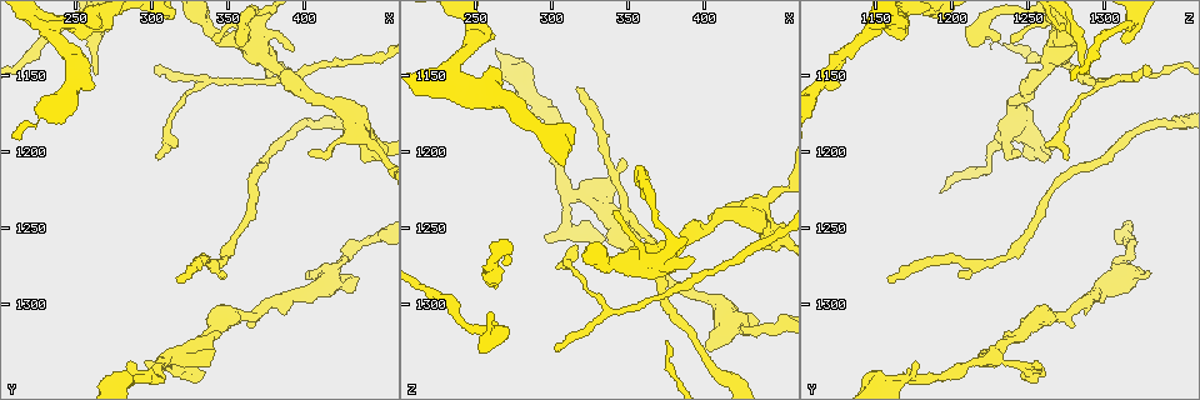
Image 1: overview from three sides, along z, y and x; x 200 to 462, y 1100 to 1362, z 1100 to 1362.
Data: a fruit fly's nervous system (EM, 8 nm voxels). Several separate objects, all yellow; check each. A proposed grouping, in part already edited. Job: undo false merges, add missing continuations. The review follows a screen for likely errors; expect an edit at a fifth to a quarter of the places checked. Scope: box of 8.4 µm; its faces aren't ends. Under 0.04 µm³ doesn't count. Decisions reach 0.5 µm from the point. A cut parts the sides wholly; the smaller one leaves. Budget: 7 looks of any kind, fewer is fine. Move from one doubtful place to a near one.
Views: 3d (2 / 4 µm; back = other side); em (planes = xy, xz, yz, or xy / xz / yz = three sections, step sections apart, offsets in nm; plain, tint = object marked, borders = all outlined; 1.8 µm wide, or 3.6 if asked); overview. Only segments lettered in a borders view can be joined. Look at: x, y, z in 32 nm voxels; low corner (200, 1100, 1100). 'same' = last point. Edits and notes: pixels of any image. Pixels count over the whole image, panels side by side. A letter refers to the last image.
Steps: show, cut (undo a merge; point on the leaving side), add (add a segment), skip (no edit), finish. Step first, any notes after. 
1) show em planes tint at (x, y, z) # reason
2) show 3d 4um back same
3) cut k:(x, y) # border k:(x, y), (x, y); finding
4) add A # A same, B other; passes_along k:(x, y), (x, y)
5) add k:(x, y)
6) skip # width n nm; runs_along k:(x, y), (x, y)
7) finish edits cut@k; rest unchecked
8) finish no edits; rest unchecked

show em planes borders at (300, 1144, 1330) # an open end

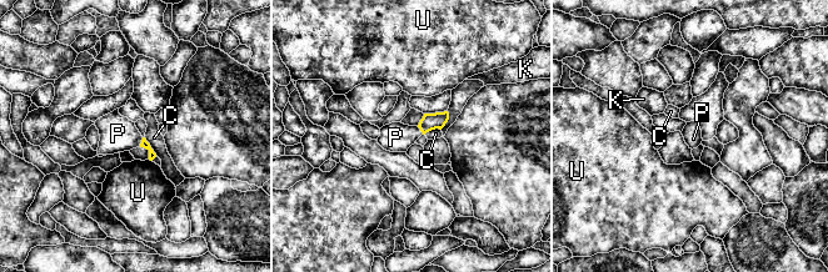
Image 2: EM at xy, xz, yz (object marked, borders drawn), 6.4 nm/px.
add P # C other, K other, P same, U other; passes_along 2:(144, 144), (141, 141), (118, 134); it goes on there

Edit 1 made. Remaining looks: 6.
show em yz step 16 borders at (318, 1284, 1158) # branch stops here

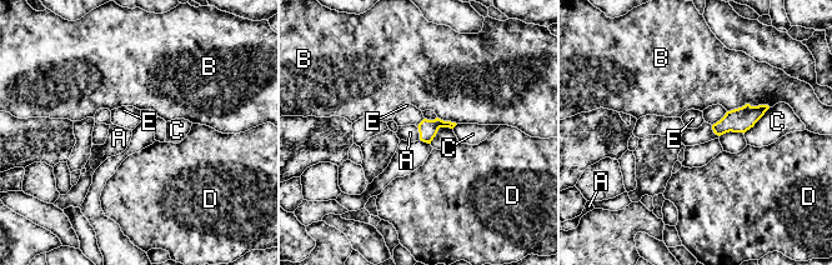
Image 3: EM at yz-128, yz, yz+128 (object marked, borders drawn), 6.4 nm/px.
show em planes borders same

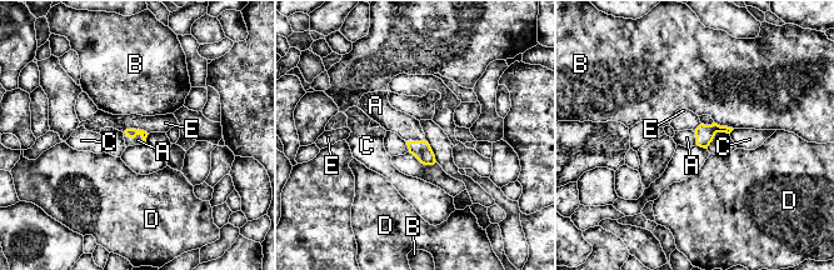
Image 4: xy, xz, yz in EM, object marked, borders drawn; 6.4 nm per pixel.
add A # A same, B other, C other, D other, E other; it goes on there

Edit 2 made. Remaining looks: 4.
show em 3.6um xy step 8 borders at (314, 1336, 1228) # a fork

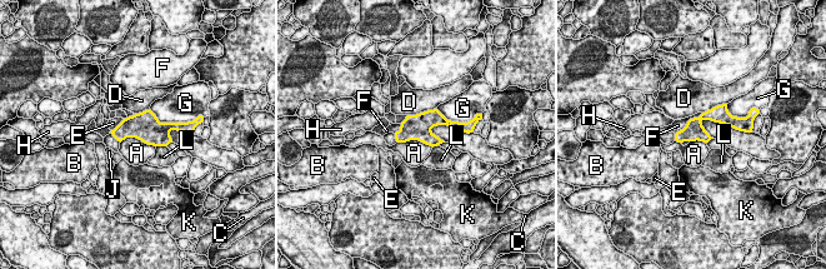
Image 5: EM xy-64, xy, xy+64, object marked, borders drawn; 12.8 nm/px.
show em 3.6um planes borders same # cut it another way

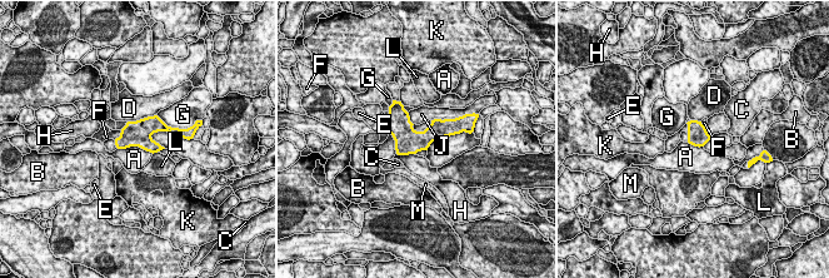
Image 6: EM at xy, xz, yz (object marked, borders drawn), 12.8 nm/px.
skip # width 260 nm; A other, B other, C other, D other, E other, F other, G other, H other, J other, K other, L other, M other; border 6:(118, 148), (140, 147), (153, 153); all the same cell

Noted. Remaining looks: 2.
finish edits add@2, add@4; rest unchecked

